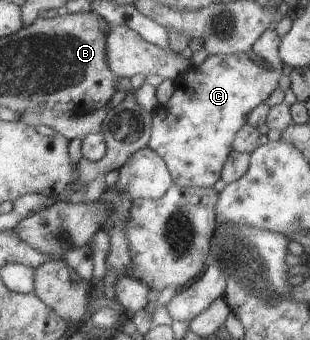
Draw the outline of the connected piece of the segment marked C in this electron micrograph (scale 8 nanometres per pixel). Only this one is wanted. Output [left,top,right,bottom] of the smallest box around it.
[148,30,284,188]

